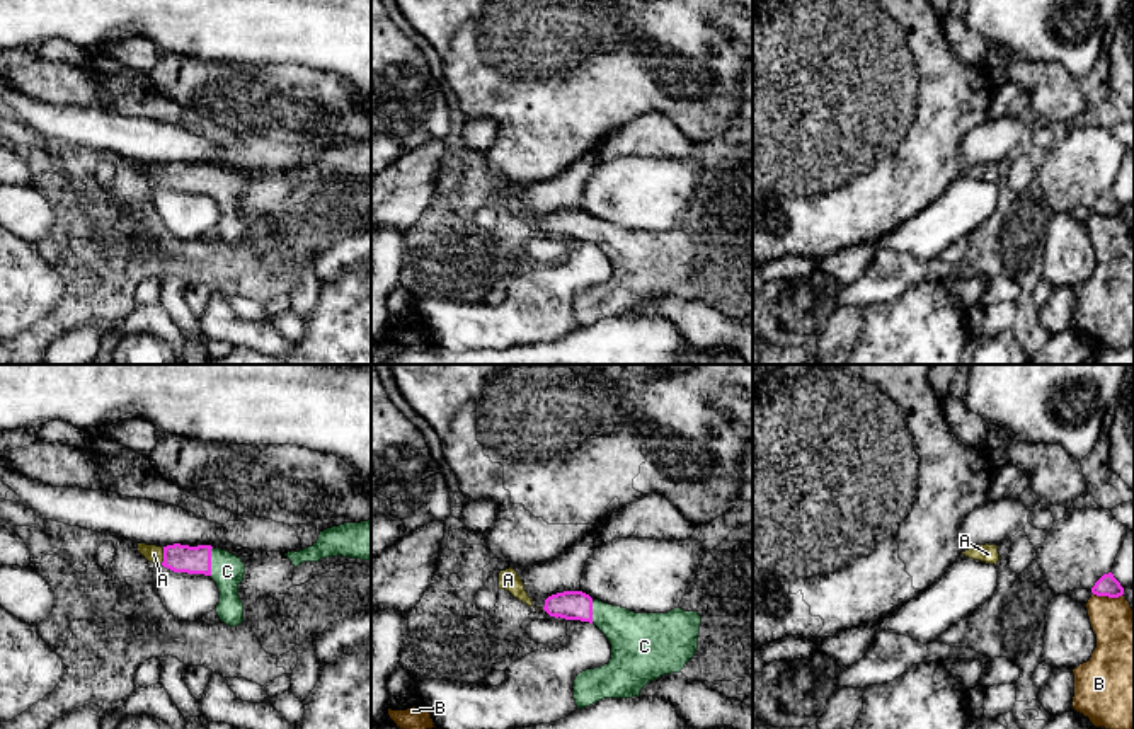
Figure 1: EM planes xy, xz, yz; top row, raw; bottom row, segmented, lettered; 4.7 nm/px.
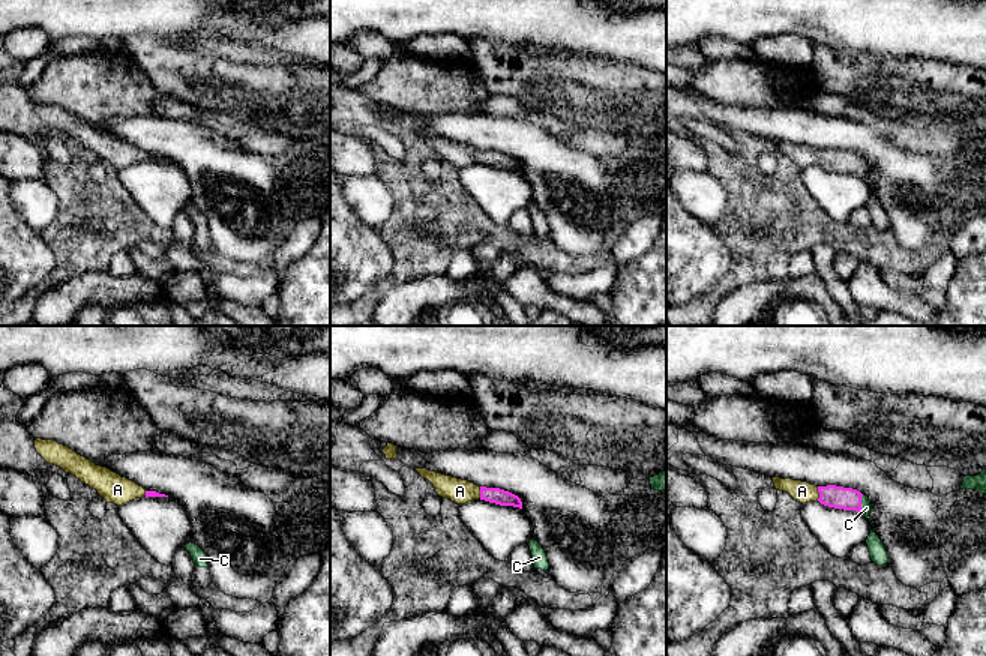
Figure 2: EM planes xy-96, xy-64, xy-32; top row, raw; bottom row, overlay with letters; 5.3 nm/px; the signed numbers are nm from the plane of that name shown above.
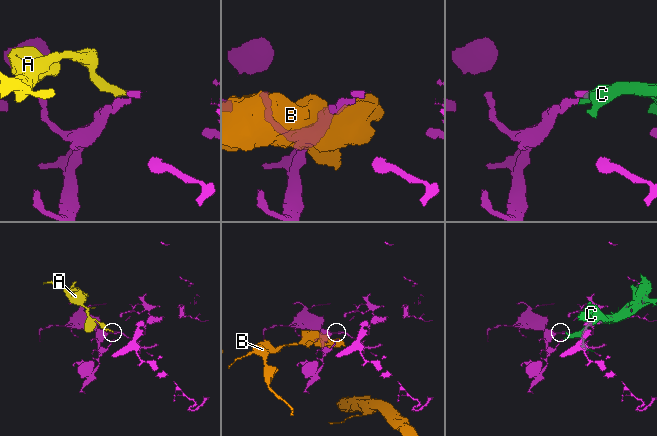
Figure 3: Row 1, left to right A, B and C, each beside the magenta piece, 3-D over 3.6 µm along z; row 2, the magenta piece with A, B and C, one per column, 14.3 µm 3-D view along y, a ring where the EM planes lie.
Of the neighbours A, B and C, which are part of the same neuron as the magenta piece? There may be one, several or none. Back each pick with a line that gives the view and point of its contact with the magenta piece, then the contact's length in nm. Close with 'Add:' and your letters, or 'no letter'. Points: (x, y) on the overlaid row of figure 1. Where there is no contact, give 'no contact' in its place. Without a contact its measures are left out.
A: meets magenta in xy at (164, 556); contact 80 nm long
C: meets magenta in xy at (210, 562); contact 140 nm long
Add: A, C

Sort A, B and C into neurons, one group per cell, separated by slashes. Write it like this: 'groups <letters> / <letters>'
groups A C / B

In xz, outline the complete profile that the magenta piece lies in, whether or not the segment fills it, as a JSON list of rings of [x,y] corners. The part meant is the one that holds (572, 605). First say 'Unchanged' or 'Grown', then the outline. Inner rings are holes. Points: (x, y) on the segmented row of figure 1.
Grown. [[[582,591],[552,594],[543,610],[555,618],[594,623],[611,644],[608,664],[576,676],[577,709],[603,698],[640,697],[649,681],[679,673],[698,649],[698,611],[635,613]]]

